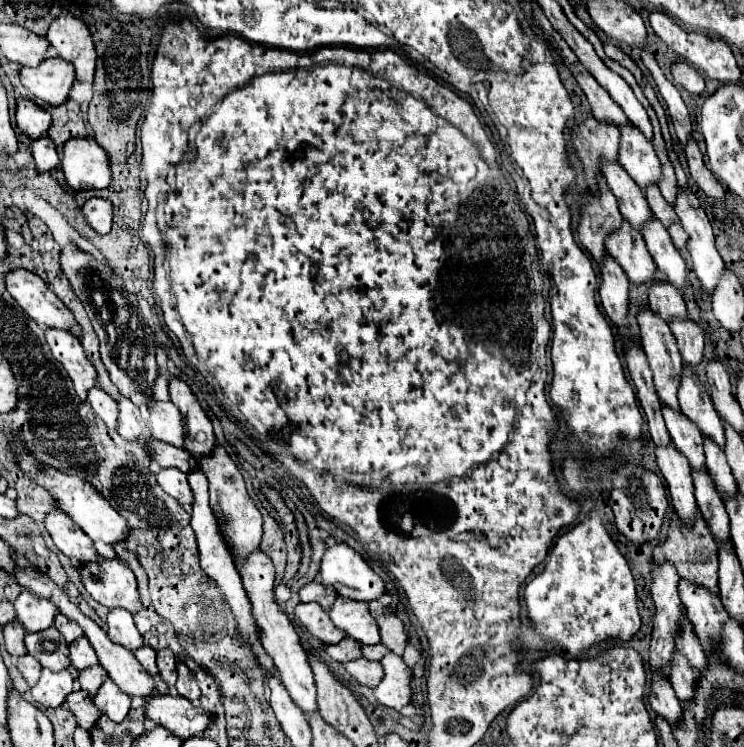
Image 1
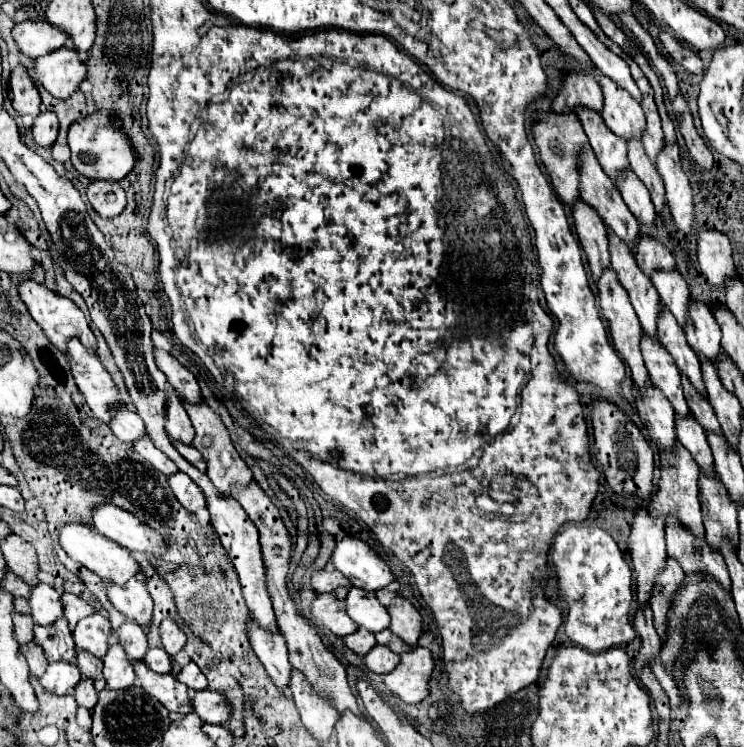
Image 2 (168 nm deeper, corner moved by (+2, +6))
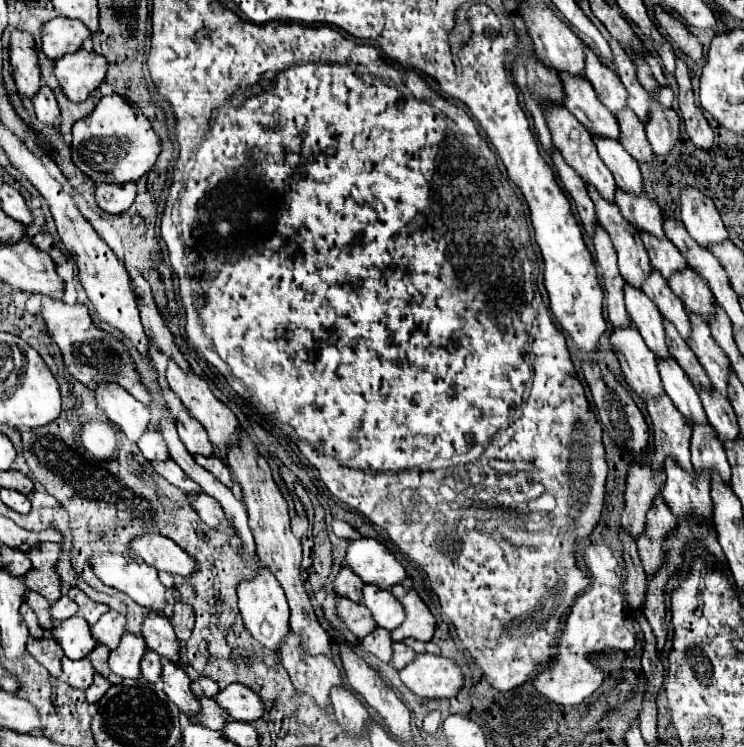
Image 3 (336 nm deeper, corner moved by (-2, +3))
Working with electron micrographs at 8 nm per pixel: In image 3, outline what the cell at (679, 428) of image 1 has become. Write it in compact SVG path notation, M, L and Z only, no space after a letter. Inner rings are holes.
M625 282L625 306L627 306L629 318L633 320L635 328L641 332L647 346L657 356L669 356L669 350L665 344L663 318L661 318L657 306L653 306L653 302L649 302L649 298L645 298L645 292L633 290L633 286L629 286Z

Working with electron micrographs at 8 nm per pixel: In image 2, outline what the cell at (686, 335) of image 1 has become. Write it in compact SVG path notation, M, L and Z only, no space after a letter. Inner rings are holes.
M655 271L651 275L651 281L661 297L661 303L675 315L677 323L685 329L685 323L689 317L689 301L691 301L685 279L677 271L673 271L673 273Z

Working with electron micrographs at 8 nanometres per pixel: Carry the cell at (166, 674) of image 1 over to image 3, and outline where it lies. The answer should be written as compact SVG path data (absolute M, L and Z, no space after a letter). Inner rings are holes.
M177 602L175 608L173 608L171 624L173 626L189 626L189 628L193 628L193 624L195 624L195 610L189 604Z

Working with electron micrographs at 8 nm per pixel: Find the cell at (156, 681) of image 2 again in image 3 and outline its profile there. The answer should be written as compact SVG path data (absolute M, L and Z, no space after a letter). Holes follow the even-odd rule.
M199 698L201 702L201 712L199 712L199 724L211 730L221 730L221 726L225 726L225 722L229 722L229 714L225 714L225 710L221 710L221 706L217 706L217 702L213 698Z

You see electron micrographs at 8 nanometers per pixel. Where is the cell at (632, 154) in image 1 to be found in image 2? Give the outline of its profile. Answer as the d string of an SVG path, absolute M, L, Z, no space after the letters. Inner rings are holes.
M601 77L599 83L605 95L605 109L603 109L605 125L625 141L643 139L647 123L641 105L619 85L615 85L609 77Z

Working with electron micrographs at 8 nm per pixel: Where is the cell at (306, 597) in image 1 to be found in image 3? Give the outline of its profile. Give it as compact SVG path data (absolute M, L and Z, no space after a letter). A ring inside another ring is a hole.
M343 568L335 578L335 592L353 602L361 602L361 594L363 594L361 588L363 588L361 578L357 578L357 574L353 574L353 570L349 568Z

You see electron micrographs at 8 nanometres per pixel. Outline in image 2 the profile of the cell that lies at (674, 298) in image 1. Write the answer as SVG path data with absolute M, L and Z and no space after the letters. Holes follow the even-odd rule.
M641 237L639 247L637 247L637 265L639 269L651 277L653 271L675 271L675 259L669 253L665 245L661 245L655 239Z

